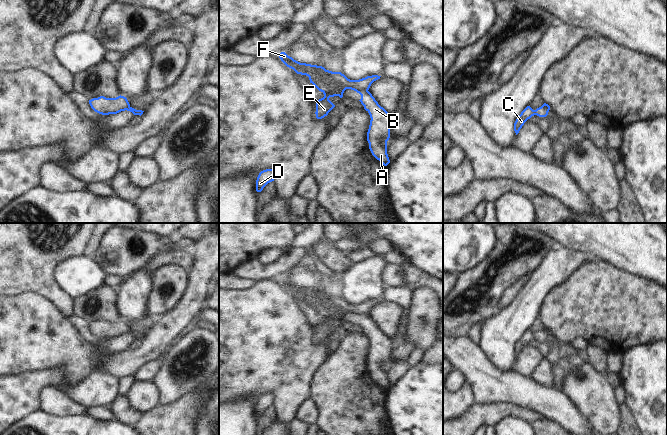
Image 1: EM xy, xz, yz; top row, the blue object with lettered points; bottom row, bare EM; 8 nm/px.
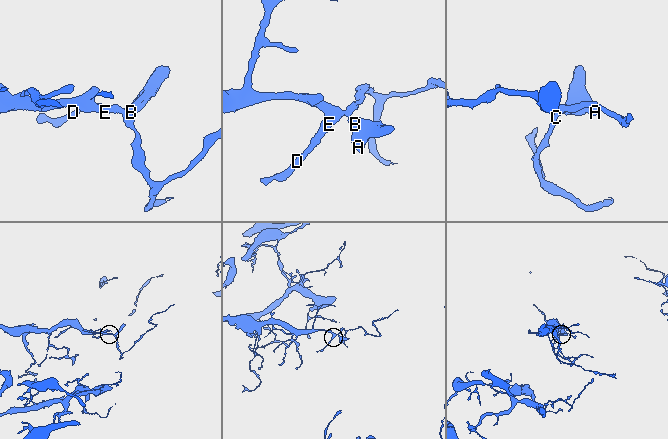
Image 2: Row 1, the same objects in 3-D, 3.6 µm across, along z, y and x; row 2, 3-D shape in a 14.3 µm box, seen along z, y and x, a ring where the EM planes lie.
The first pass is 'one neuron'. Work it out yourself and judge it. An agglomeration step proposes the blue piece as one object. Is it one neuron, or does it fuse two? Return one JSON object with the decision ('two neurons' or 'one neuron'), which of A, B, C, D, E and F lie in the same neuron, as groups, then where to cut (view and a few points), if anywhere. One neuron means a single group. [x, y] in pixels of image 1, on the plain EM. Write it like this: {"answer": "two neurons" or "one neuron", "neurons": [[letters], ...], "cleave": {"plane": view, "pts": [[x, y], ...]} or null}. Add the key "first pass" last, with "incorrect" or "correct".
{"answer": "two neurons", "neurons": [["A", "B"], ["C", "D", "E", "F"]], "cleave": {"plane": "xz", "pts": [[367, 313], [359, 317]]}, "first pass": "incorrect"}

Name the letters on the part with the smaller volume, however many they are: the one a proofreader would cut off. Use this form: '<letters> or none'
A, B

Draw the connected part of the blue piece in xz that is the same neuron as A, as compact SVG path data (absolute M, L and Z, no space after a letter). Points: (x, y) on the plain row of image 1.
M363 314L359 324L364 333L370 339L370 349L367 356L367 365L372 379L384 390L390 387L387 378L387 365L390 362L392 343L383 331L381 331L368 314Z

